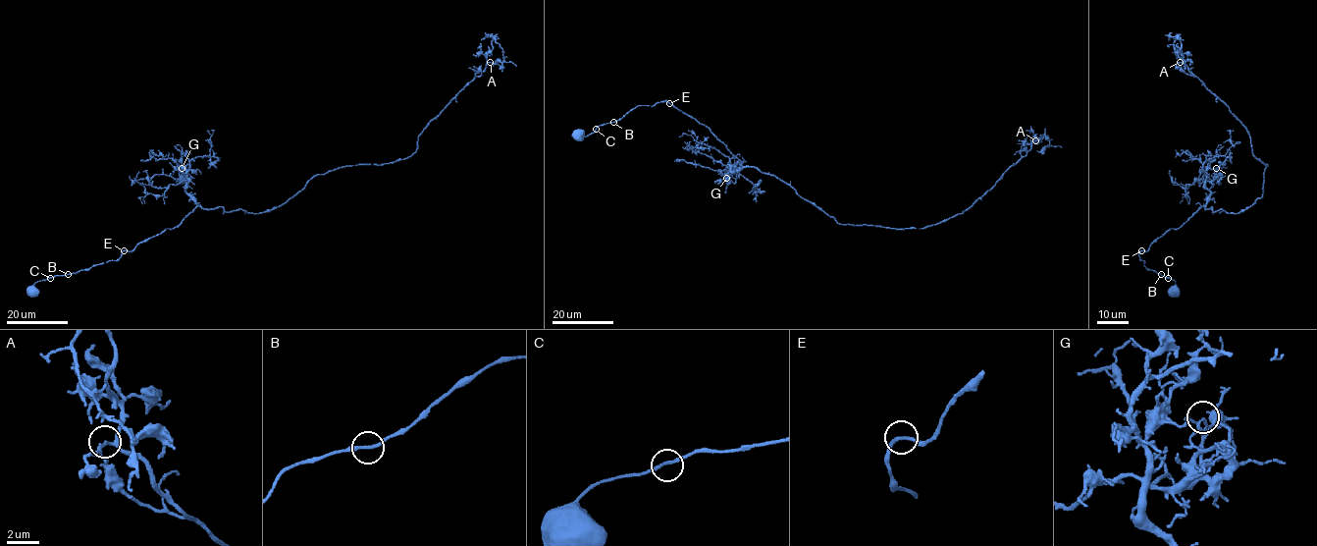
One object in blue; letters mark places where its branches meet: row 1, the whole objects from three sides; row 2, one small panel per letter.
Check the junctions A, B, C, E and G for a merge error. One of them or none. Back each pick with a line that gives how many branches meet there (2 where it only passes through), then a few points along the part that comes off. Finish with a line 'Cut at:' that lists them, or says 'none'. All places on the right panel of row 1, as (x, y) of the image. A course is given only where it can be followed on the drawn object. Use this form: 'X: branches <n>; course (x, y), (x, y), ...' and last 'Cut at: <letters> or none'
Cut at: none

